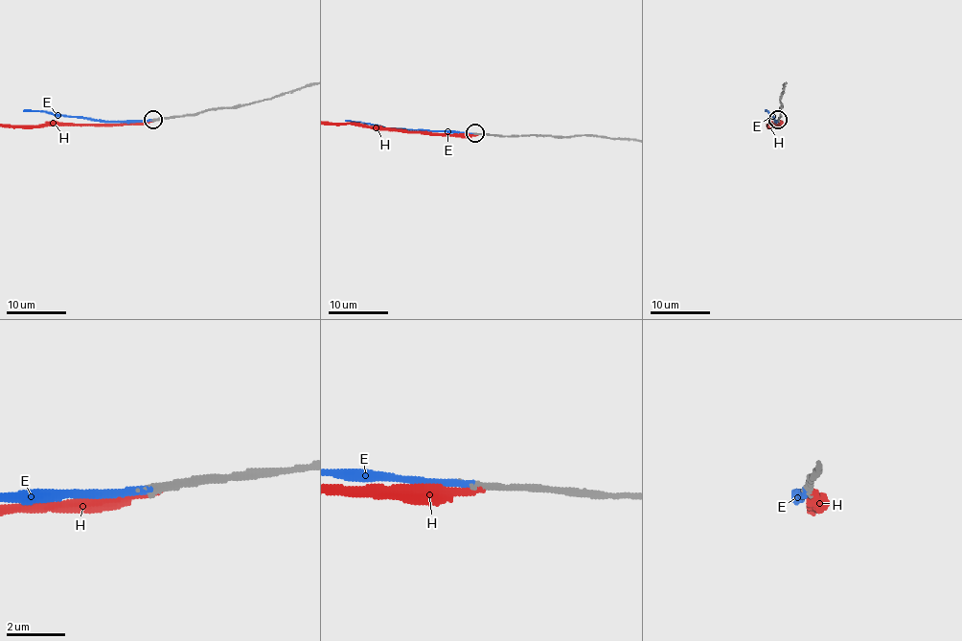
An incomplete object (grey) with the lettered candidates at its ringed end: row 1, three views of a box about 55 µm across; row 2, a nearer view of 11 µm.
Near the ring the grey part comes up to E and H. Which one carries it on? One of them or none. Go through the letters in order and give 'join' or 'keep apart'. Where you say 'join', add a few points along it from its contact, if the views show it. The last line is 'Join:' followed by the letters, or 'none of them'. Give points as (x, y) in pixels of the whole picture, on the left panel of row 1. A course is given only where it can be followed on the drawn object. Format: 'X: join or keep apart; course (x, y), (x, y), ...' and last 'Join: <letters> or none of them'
E: join; course (153, 120), (99, 121), (24, 109)
H: keep apart
Join: E

